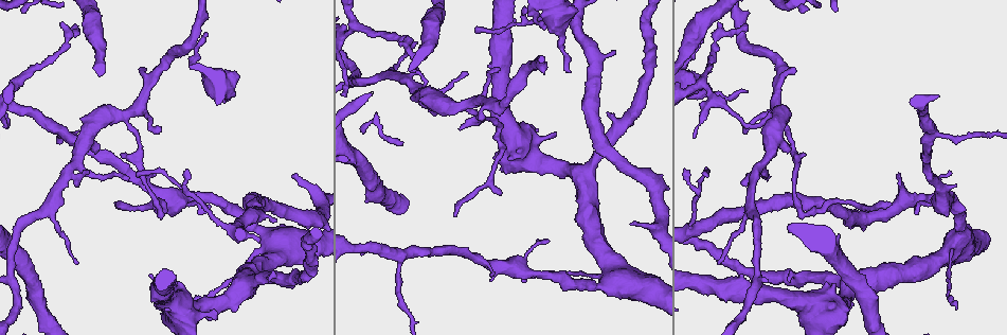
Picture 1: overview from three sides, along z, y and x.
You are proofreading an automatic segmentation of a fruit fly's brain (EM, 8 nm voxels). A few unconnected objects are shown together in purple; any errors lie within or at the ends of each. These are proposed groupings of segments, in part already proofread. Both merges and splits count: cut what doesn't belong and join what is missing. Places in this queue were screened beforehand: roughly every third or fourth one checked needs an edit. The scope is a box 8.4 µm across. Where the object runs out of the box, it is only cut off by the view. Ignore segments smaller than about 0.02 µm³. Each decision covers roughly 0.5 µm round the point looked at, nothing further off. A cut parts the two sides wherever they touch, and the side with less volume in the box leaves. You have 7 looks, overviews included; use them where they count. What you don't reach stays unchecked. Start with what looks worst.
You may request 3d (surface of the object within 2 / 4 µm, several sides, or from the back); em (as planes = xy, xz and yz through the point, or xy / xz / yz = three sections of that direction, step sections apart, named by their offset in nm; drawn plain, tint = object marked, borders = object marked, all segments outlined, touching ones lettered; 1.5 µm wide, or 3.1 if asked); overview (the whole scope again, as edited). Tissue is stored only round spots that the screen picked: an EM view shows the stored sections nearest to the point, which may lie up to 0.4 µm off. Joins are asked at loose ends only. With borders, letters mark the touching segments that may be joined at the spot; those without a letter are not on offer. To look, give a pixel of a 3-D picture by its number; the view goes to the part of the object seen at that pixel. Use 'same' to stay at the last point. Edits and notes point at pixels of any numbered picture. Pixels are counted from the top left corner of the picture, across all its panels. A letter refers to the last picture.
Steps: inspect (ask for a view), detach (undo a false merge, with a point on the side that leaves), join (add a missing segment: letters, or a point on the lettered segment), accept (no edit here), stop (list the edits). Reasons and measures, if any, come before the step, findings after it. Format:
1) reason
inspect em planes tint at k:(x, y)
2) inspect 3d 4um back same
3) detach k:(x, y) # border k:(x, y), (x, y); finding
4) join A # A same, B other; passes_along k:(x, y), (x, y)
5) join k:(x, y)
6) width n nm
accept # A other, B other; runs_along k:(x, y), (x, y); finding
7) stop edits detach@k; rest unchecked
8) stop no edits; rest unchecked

two arms in line, one across
inspect em planes tint at 1:(218, 221)

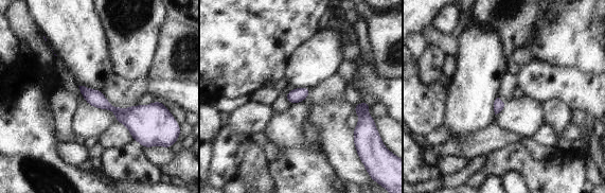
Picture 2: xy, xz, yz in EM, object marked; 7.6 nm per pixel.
see the neighbours
inspect em planes borders same

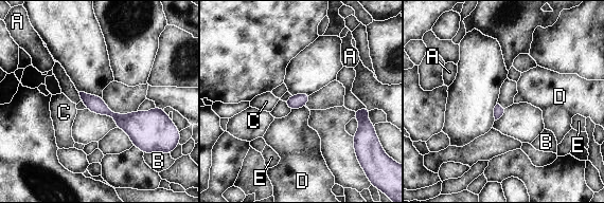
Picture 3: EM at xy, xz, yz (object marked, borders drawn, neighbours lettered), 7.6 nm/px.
longest_contact D 110 nm
accept # A other, B other, C other, D other, E other; border 3:(304, 106), (291, 110); one cell here

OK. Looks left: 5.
inspect em planes plain at 1:(205, 34)

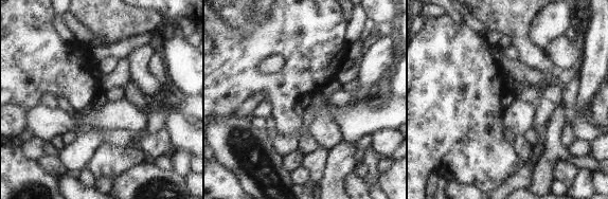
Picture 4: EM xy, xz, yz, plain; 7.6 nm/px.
inspect em planes borders same

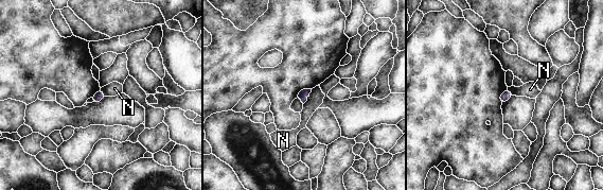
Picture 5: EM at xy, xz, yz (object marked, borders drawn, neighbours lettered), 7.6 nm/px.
longest_contact N 140 nm
accept # N other; border 5:(312, 89), (303, 104); no lettered segment goes on from it

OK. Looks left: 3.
an open end
inspect em xy step 8 borders at 1:(74, 26)

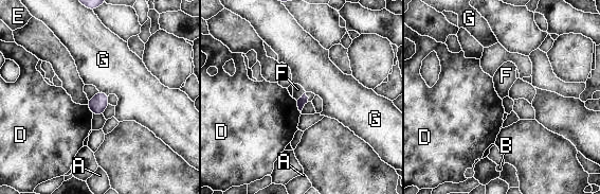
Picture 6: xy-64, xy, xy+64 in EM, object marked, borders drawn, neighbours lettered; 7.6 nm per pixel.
inspect em planes borders same

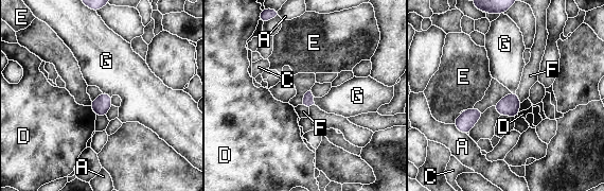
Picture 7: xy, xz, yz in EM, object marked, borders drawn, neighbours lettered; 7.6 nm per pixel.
longest_contact A 140 nm
accept # A other, C other, D other, E other, F other, G other; border 7:(102, 91), (111, 97); no lettered segment goes on from it

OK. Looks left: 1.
stop no edits; rest unchecked

